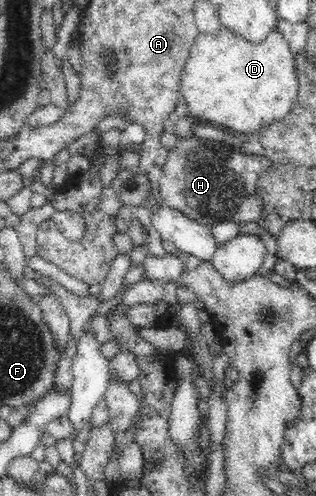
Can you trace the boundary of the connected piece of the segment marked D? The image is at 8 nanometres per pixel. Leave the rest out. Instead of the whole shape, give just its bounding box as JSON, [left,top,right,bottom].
[180,27,298,135]

